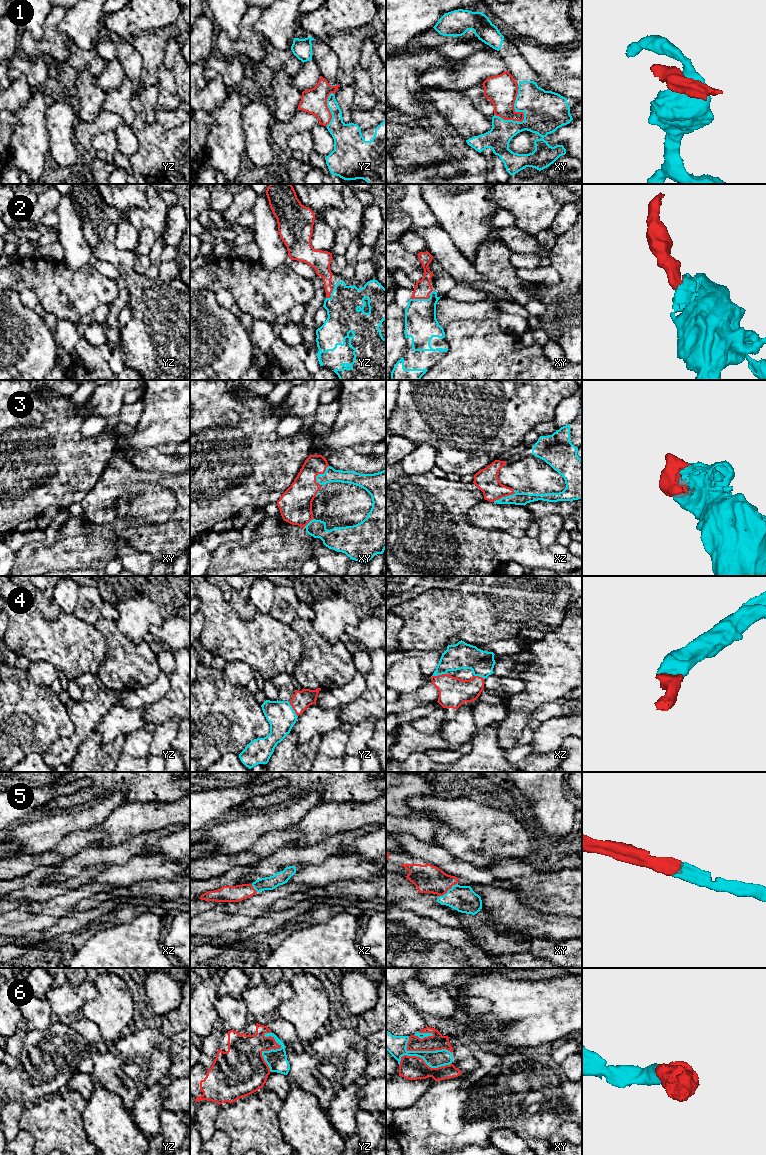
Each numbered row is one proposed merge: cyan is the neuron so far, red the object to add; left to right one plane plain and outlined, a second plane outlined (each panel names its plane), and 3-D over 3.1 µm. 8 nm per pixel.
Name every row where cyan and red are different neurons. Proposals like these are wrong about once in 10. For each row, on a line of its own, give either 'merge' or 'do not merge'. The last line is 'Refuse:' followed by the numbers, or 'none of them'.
1: do not merge
2: merge
3: merge
4: merge
5: merge
6: merge
Refuse: 1

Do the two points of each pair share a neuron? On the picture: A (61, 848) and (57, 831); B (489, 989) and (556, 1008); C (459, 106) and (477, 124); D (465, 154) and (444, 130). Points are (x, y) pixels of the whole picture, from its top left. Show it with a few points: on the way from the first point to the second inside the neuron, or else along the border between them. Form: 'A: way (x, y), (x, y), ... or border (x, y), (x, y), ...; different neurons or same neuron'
A: border (81, 831), (68, 834), (53, 847), (39, 853); different neurons
B: way (506, 996), (520, 1008), (539, 1008); same neuron
C: way (463, 110), (473, 120); same neuron
D: way (459, 148), (447, 136); same neuron

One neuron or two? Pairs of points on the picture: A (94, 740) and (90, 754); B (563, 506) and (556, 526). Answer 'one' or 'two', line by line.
A: one
B: two

